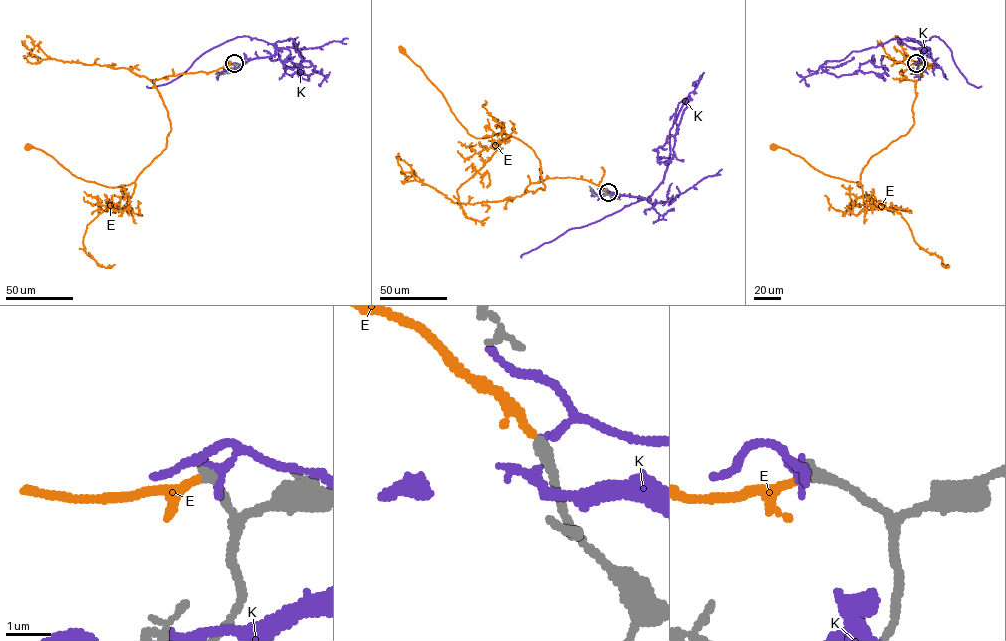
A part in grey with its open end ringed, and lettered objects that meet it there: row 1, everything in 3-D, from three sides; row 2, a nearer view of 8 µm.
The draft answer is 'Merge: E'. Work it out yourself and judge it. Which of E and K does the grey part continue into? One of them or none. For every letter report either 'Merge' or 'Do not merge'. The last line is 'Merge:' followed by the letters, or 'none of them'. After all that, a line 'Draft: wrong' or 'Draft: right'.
E: Merge
K: Do not merge
Merge: E
Draft: right

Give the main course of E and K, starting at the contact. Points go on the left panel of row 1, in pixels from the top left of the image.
E: (234, 63), (150, 80), (171, 131), (166, 147), (129, 184), (107, 187), (78, 178), (28, 146)
K: (234, 63), (272, 56), (273, 44), (292, 39), (313, 72), (308, 77), (290, 61), (283, 67), (294, 56)

